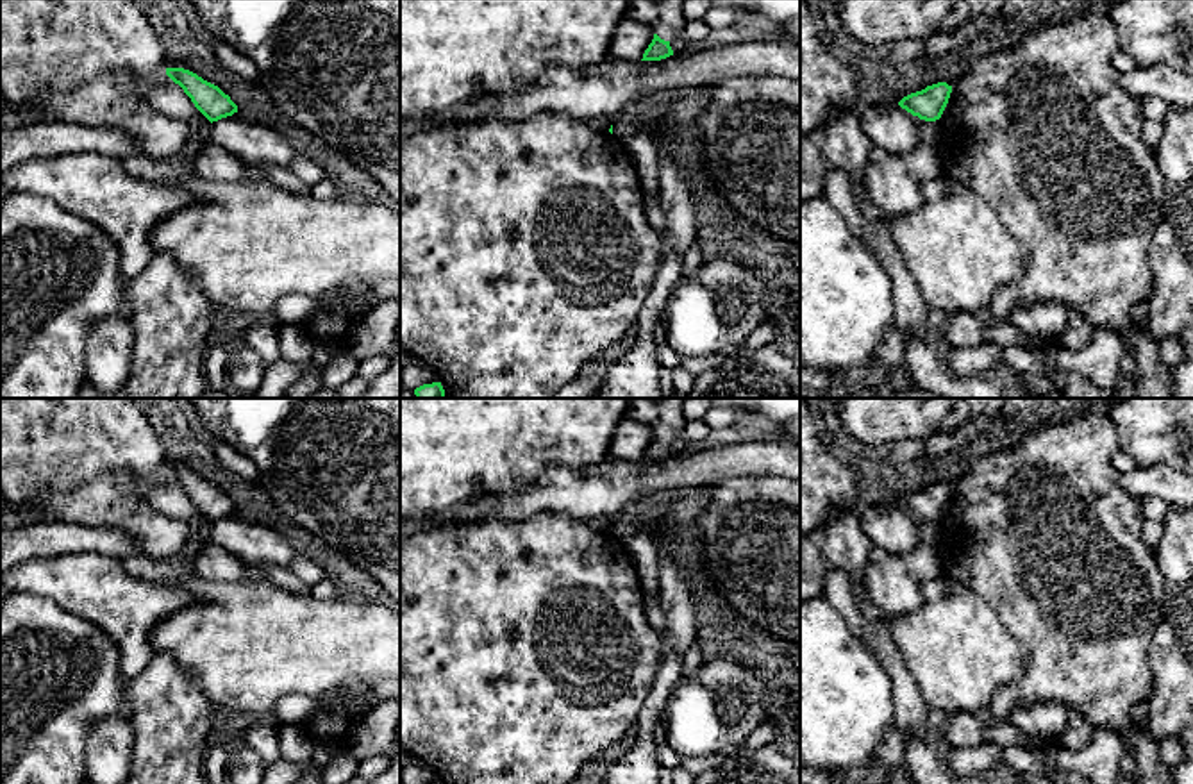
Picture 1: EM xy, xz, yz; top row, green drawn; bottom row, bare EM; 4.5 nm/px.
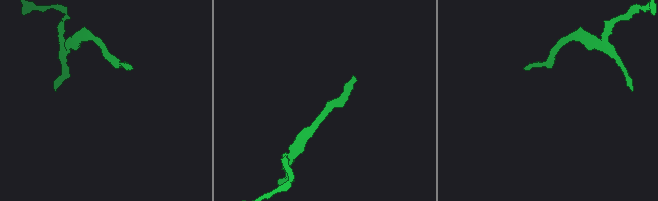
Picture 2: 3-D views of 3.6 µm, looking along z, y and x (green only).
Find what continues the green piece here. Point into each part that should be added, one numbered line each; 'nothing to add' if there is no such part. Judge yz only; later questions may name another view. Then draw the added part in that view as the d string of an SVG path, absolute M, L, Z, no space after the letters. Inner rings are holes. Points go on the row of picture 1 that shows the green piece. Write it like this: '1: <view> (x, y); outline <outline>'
nothing to add

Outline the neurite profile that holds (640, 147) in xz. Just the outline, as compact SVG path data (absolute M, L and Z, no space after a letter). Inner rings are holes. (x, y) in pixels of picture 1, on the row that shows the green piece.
M636 134L623 141L641 186L643 202L650 204L659 193L657 148L647 134Z

